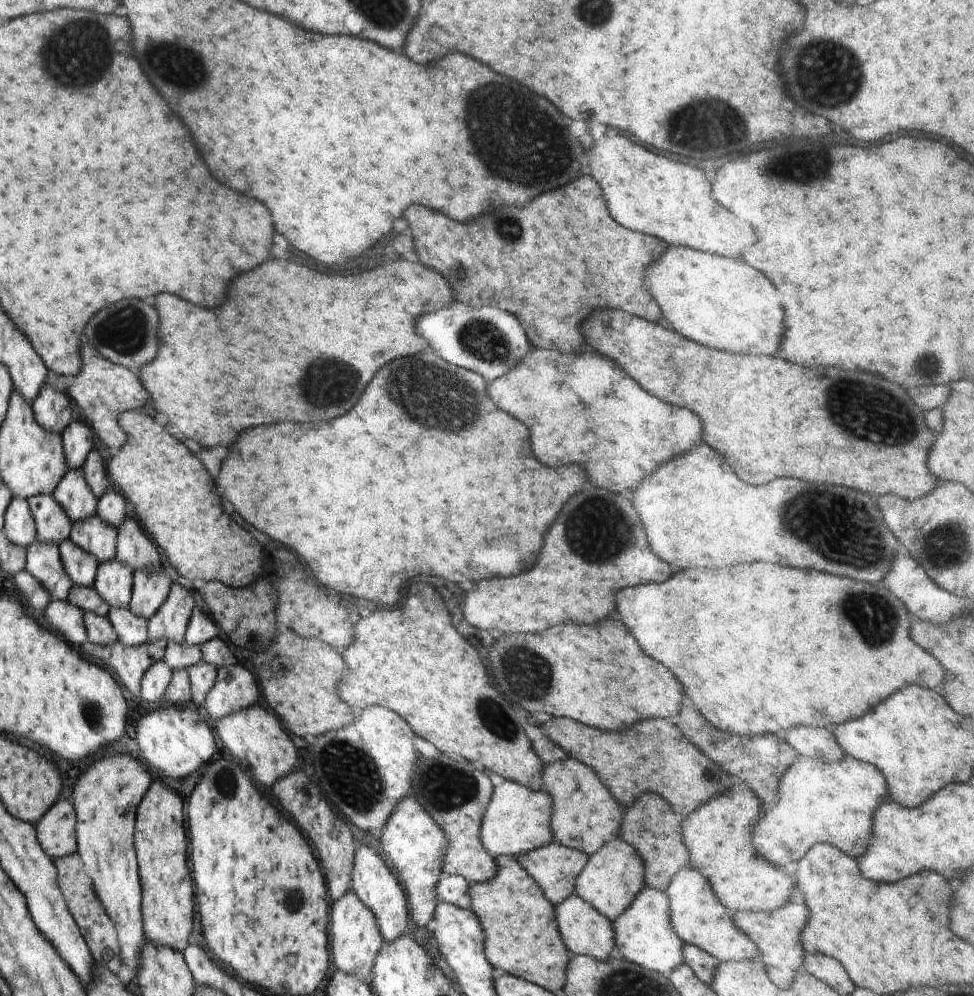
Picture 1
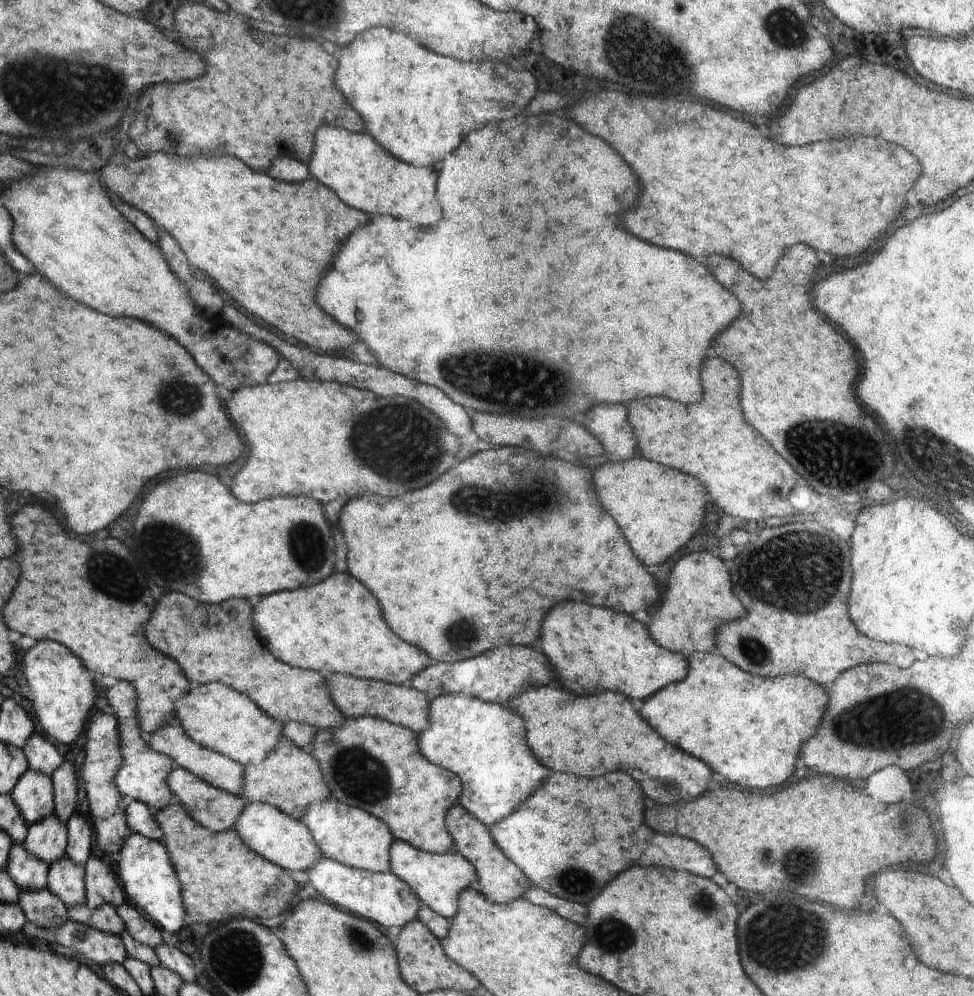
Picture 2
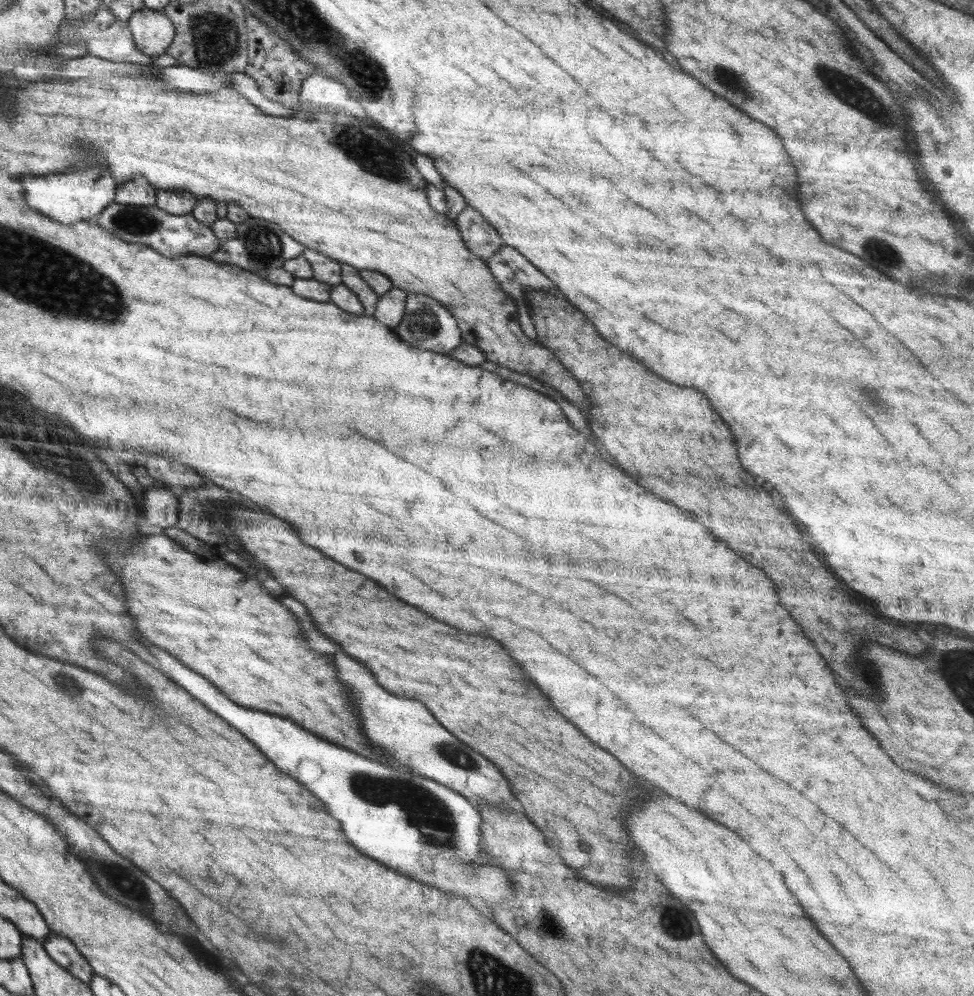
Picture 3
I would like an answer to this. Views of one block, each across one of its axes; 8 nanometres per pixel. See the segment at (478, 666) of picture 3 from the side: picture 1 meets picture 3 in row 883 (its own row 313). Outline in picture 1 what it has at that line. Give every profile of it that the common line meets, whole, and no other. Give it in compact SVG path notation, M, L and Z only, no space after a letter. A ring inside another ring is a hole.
M594 310L588 320L584 320L580 332L586 344L618 362L618 366L634 378L652 396L688 408L702 420L702 440L718 450L736 476L746 484L768 484L774 478L788 476L820 484L842 484L856 488L872 496L896 494L902 500L916 500L930 492L934 486L932 476L926 468L928 448L934 434L926 428L922 420L922 410L914 406L910 396L902 392L898 384L892 384L878 376L868 376L866 372L844 372L838 368L804 368L782 358L772 356L746 356L722 350L712 350L694 344L674 330L662 328L660 324L630 316L622 310ZM832 388L838 406L838 424L834 430L834 410L832 410ZM902 420L904 420L904 452L902 452ZM734 434L738 434L738 450L732 444Z

